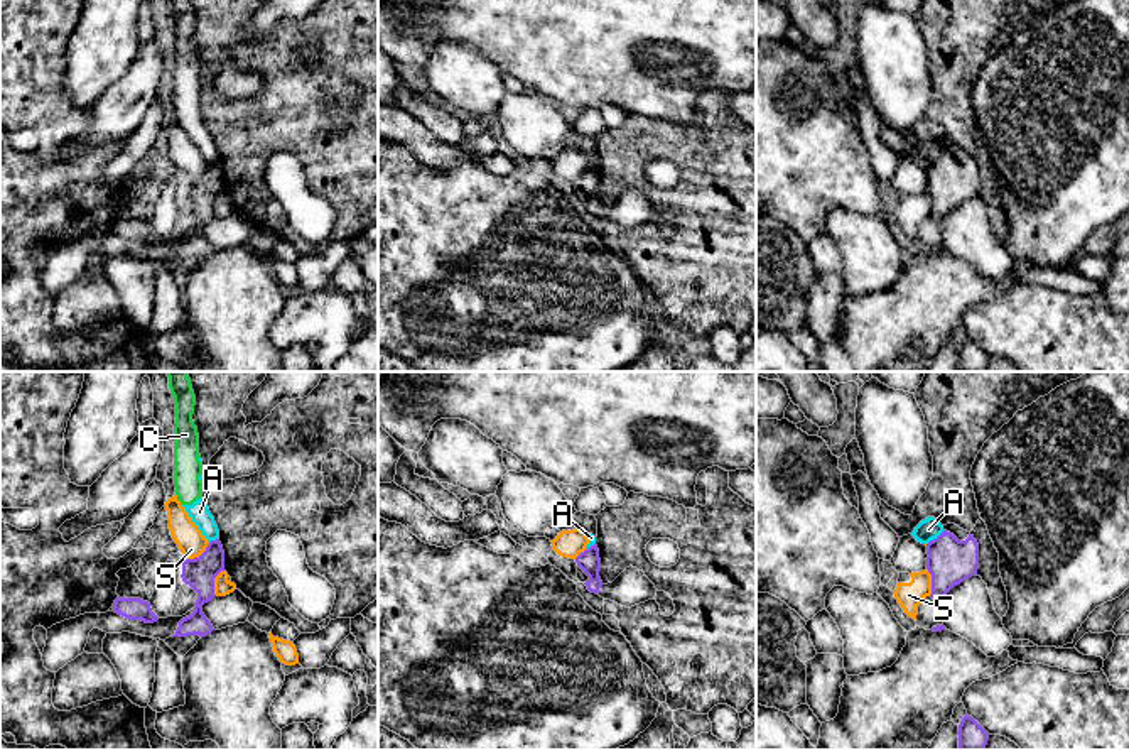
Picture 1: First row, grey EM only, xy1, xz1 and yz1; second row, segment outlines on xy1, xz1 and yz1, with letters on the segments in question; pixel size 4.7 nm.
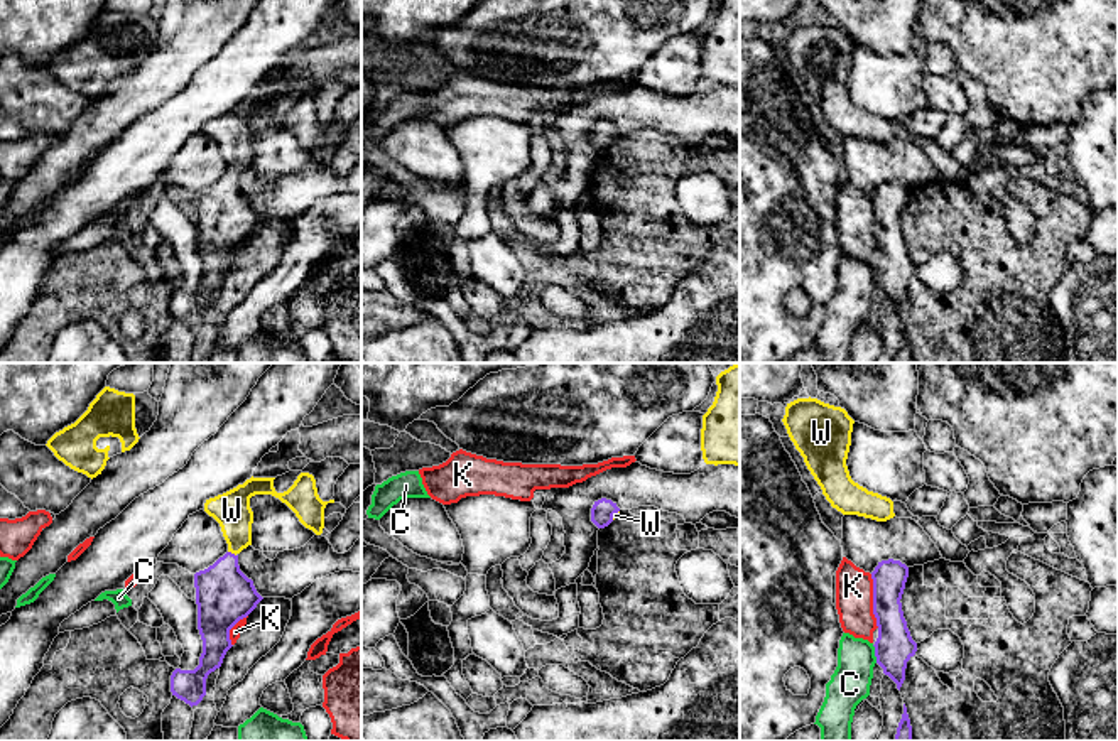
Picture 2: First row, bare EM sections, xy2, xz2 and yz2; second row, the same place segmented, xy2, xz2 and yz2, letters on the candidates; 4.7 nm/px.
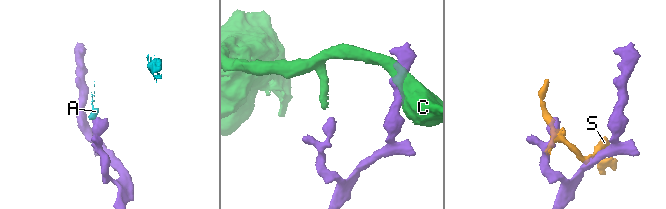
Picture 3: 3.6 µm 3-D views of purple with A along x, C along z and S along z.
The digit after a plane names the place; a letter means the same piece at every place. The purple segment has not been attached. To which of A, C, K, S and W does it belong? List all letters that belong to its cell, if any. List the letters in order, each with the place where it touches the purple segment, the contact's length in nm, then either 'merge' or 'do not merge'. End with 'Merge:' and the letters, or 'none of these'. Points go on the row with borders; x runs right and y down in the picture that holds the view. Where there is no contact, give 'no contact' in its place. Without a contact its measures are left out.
A: contact yz1 (937, 538); length 110 nm; do not merge
C: contact yz2 (875, 654); length 90 nm; do not merge
K: contact yz2 (873, 601); length 260 nm; do not merge
S: contact xy1 (199, 556); length 150 nm; do not merge
W: contact xy2 (230, 552); length 50 nm; merge
Merge: W

